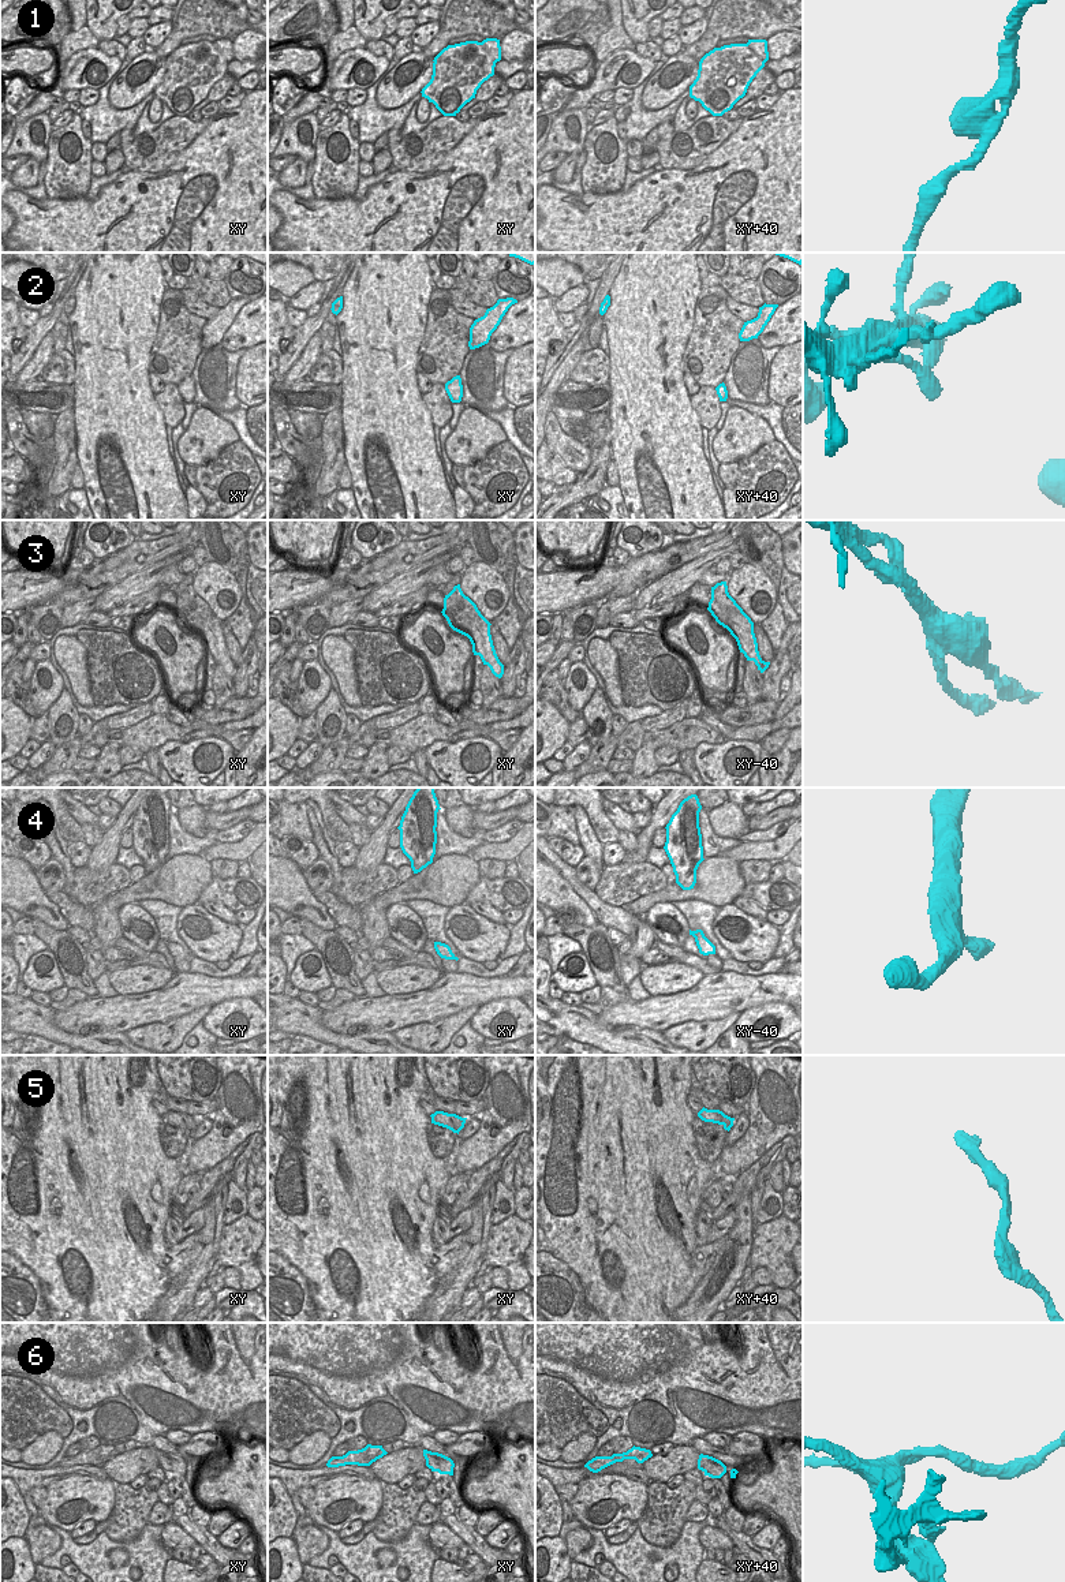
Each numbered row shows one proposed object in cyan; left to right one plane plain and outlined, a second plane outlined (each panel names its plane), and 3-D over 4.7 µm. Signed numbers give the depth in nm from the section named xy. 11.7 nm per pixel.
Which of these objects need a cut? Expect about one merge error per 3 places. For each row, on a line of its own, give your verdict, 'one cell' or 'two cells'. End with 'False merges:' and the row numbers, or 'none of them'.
1: one cell
2: one cell
3: two cells
4: one cell
5: two cells
6: two cells
False merges: 3, 5, 6

